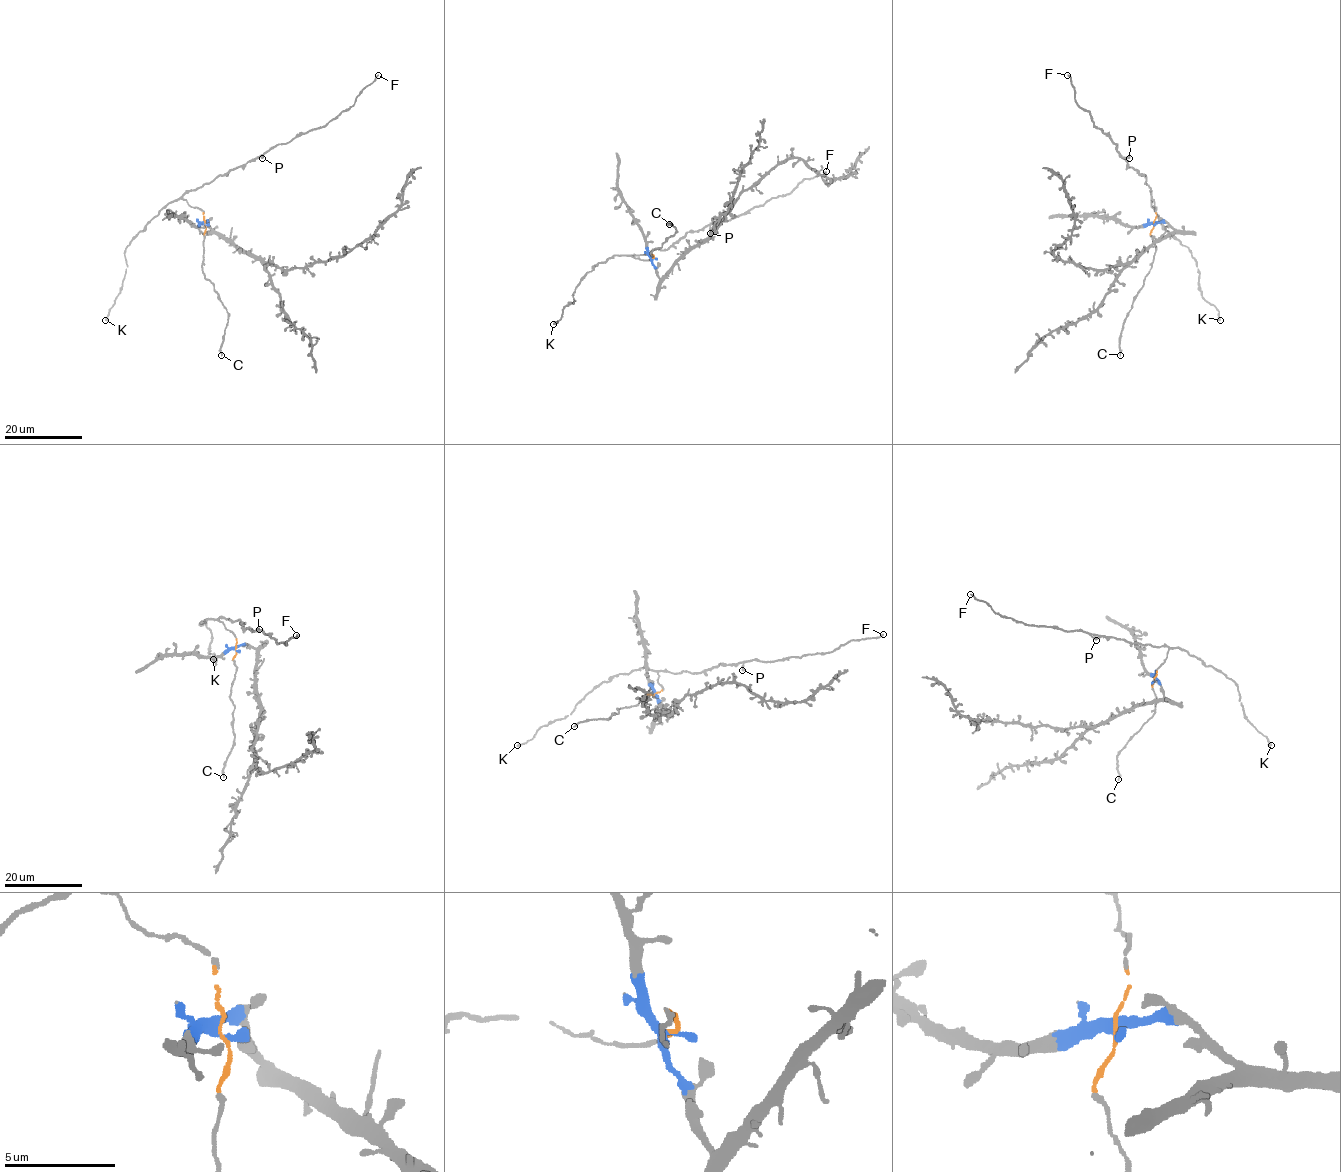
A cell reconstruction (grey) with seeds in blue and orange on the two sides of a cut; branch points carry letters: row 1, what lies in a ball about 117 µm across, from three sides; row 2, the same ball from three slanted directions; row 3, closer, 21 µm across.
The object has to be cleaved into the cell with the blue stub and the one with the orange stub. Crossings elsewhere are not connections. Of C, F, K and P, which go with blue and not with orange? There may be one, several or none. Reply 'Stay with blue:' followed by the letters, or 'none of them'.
Stay with blue: none of them

